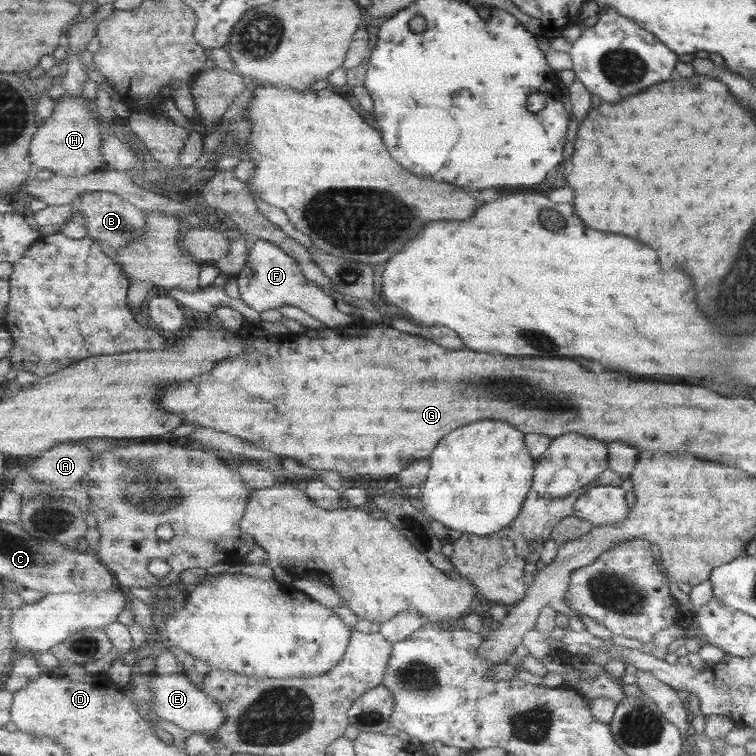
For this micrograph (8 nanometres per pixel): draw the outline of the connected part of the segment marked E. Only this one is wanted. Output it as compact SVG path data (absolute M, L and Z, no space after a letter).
M153 673L153 679L148 684L155 693L151 700L149 716L163 719L178 725L182 729L213 735L222 729L226 723L227 715L222 706L208 693L194 685L185 673L172 675L159 675Z

